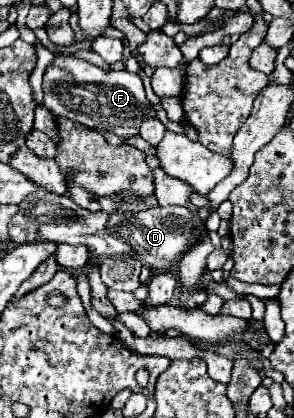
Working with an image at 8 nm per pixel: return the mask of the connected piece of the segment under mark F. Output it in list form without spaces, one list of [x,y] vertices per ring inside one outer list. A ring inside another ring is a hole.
[[[55,55],[43,75],[43,105],[53,117],[65,117],[77,121],[89,129],[105,131],[111,127],[141,127],[145,117],[155,117],[155,111],[145,99],[145,87],[141,77],[127,71],[103,73],[99,67],[85,59]]]

